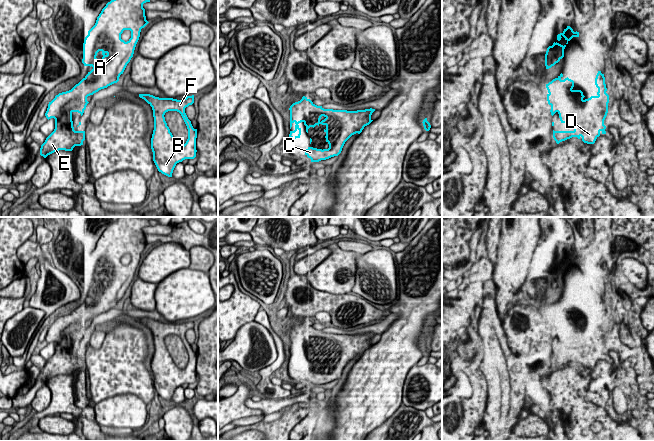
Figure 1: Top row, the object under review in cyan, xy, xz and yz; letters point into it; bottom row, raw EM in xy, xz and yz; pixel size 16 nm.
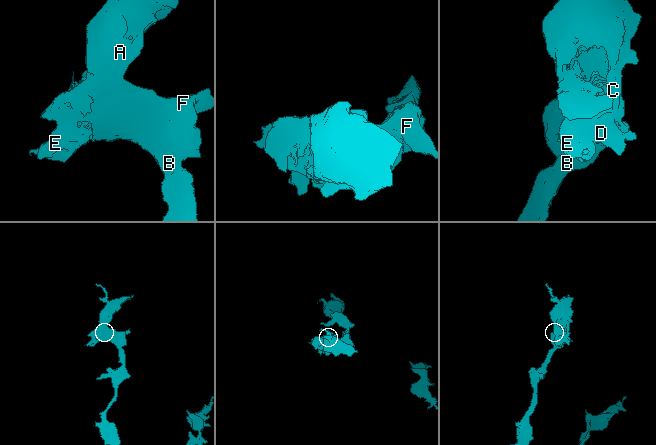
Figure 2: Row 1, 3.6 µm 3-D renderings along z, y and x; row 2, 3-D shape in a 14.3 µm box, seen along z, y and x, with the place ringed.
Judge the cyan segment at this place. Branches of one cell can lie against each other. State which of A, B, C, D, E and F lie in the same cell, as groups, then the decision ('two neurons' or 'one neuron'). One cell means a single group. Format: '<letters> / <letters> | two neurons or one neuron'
A B C D E F | one neuron

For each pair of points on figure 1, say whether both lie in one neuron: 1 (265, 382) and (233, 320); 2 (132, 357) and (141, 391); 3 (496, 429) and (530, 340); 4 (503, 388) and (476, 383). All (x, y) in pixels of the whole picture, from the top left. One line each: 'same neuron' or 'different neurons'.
1: different neurons
2: same neuron
3: different neurons
4: different neurons

